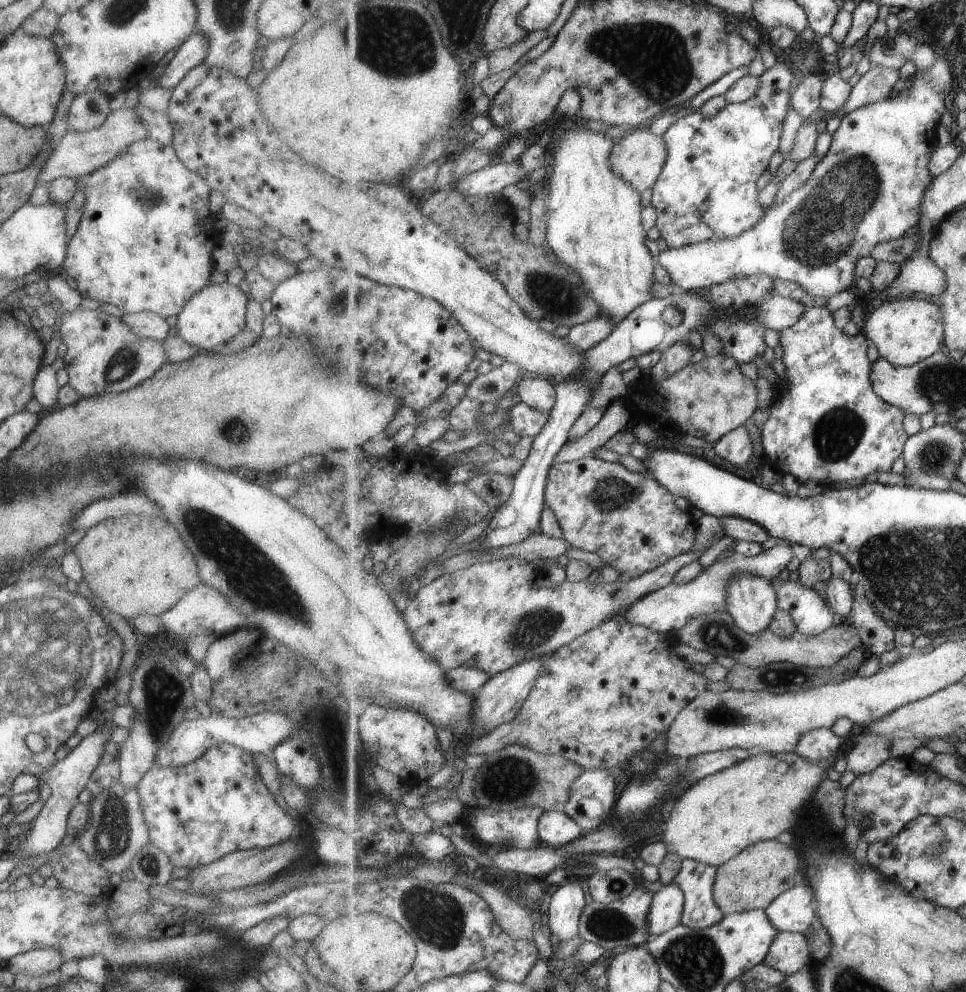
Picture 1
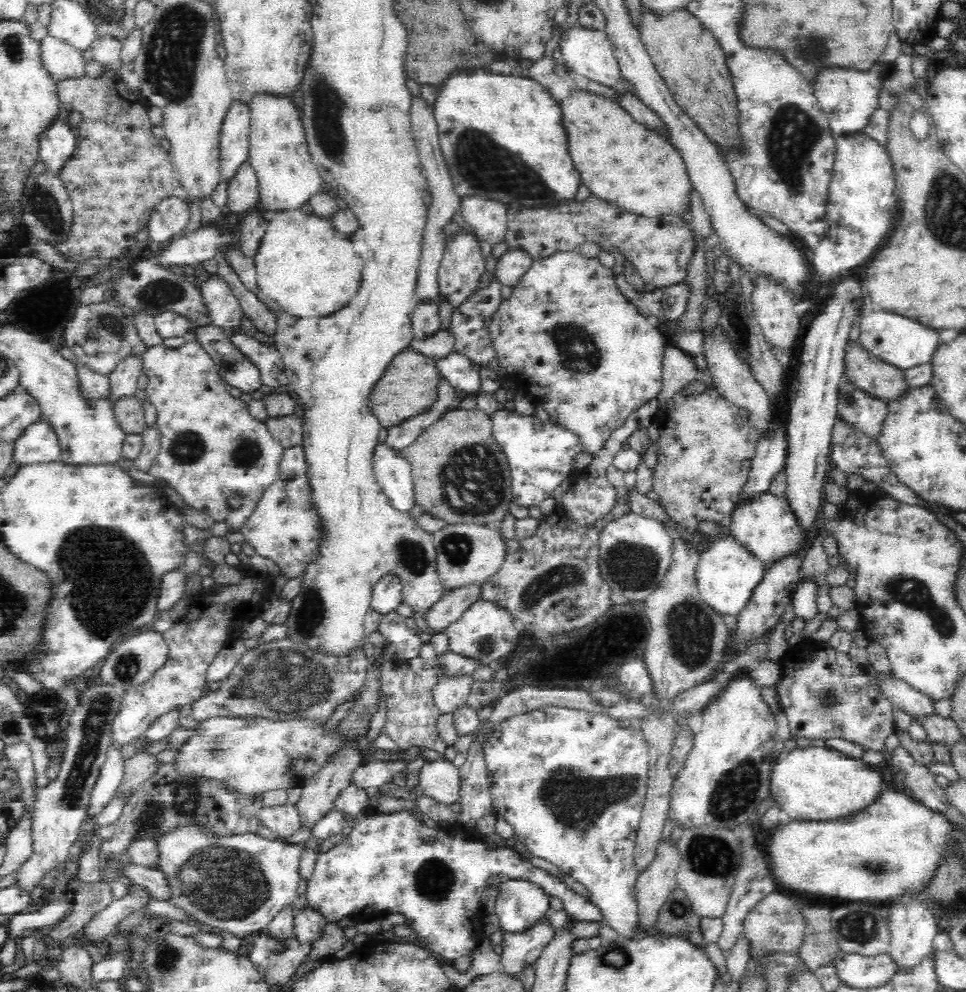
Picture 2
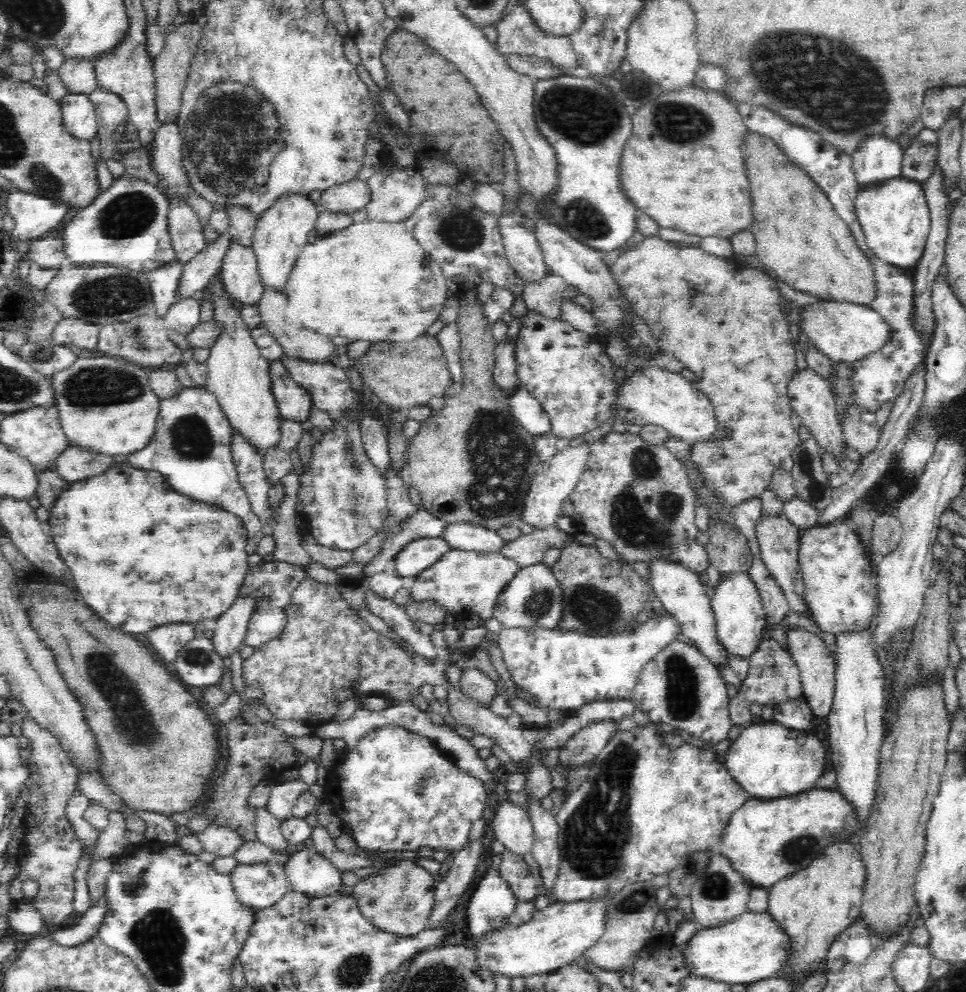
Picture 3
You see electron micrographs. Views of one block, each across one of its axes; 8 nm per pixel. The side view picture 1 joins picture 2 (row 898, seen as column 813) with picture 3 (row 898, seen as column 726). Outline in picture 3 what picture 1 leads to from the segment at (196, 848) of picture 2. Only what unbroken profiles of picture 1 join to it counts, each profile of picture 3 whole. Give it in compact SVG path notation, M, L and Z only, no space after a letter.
M239 864L230 874L238 900L255 912L274 906L293 888L283 866L268 864Z

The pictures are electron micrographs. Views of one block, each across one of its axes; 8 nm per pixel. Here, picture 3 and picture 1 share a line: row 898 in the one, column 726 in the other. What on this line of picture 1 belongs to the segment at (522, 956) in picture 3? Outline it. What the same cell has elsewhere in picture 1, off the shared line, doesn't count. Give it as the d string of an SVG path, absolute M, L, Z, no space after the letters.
M739 575L730 584L726 609L745 632L758 635L770 628L778 609L778 592L772 581L759 575Z

